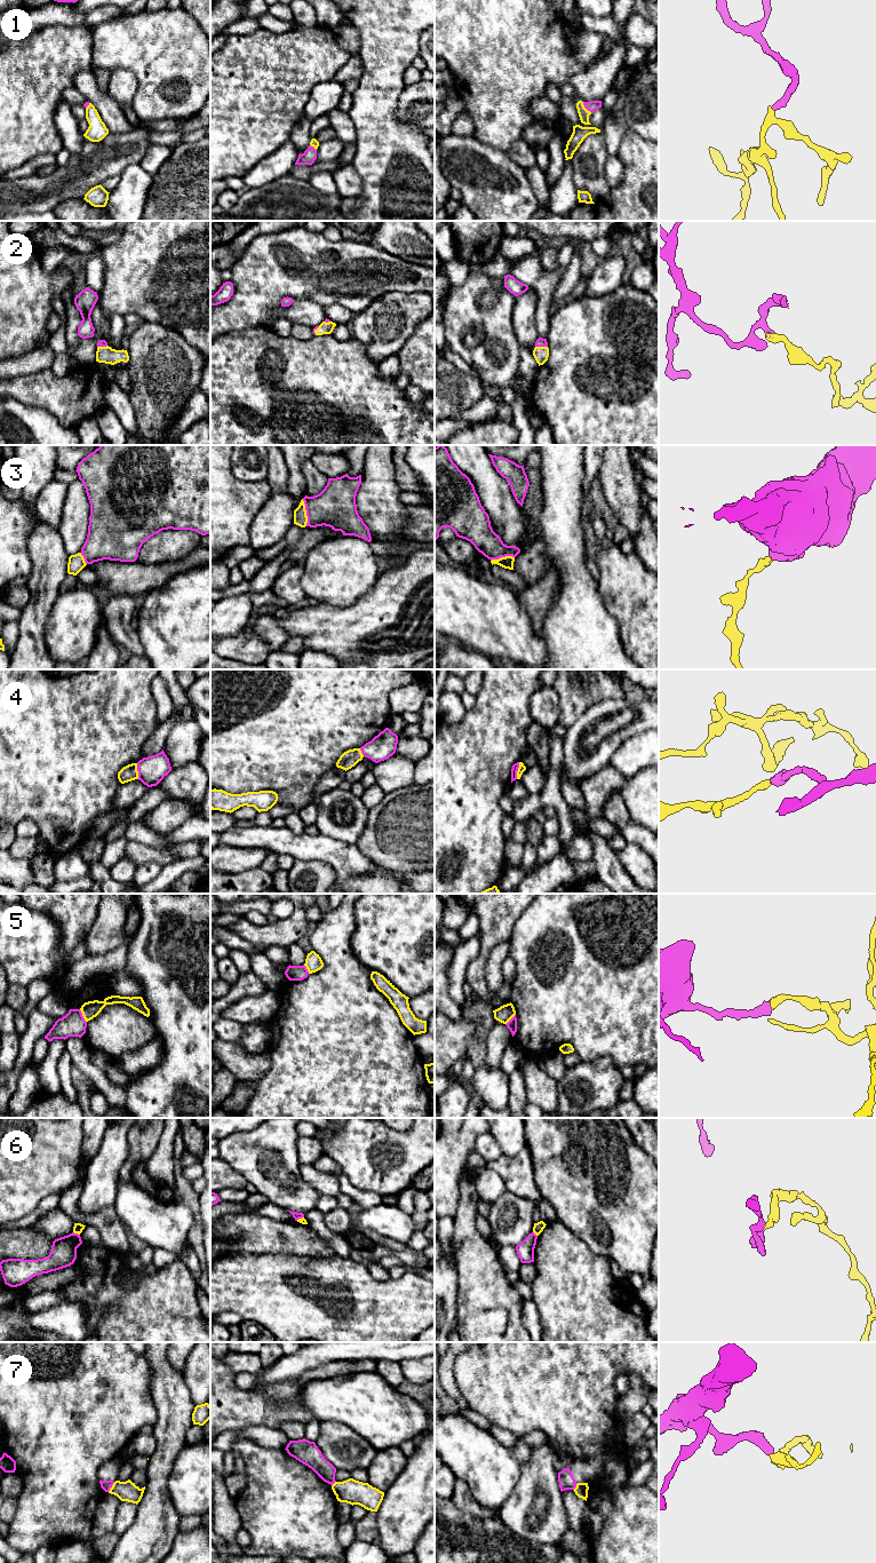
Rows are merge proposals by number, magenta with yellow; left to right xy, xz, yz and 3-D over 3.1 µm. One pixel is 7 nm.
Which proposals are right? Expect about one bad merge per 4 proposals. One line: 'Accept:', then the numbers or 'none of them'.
Accept: 1, 2

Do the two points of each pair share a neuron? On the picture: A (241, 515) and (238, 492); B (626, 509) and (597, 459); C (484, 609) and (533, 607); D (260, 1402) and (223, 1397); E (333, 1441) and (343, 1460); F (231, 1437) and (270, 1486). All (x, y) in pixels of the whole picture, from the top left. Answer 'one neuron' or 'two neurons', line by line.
A: one neuron
B: two neurons
C: two neurons
D: one neuron
E: one neuron
F: two neurons

